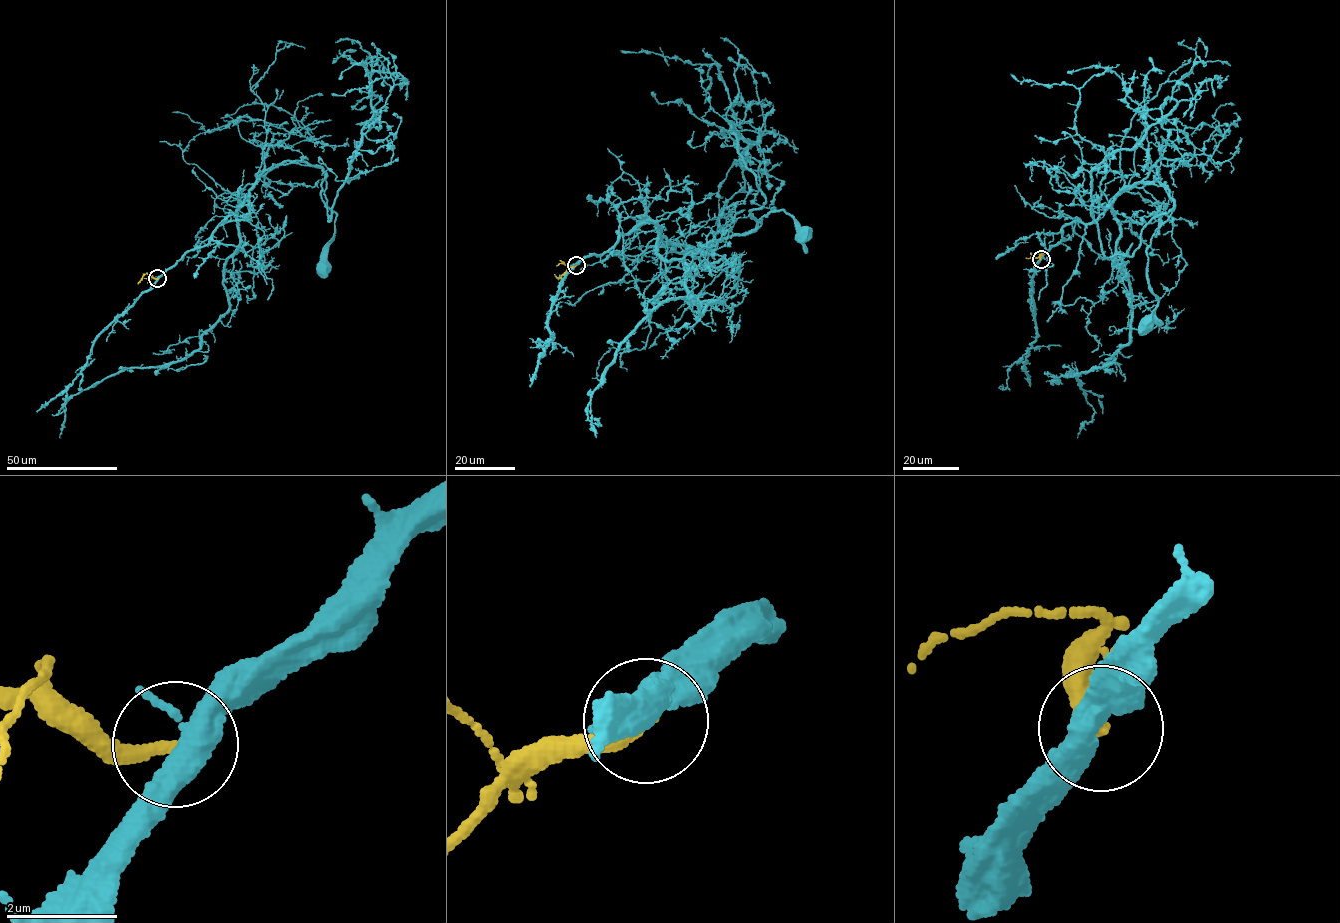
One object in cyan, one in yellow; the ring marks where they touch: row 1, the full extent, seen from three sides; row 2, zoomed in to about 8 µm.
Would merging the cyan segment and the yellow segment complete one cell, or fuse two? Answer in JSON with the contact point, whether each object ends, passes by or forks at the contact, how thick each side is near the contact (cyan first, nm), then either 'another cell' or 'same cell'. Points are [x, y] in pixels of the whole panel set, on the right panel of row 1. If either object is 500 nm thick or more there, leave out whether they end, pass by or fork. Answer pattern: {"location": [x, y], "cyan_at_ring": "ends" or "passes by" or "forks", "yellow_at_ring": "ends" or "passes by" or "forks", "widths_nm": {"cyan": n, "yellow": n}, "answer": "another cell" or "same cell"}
{"location": [1041, 259], "cyan_at_ring": "forks", "yellow_at_ring": "ends", "widths_nm": {"cyan": 400, "yellow": 240}, "answer": "another cell"}

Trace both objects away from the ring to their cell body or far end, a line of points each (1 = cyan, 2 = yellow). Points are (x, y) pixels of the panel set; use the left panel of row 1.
1: (157, 278), (218, 226), (246, 218), (260, 176), (288, 163), (322, 170), (337, 215), (324, 269)
2: (157, 278), (147, 274), (138, 284)

